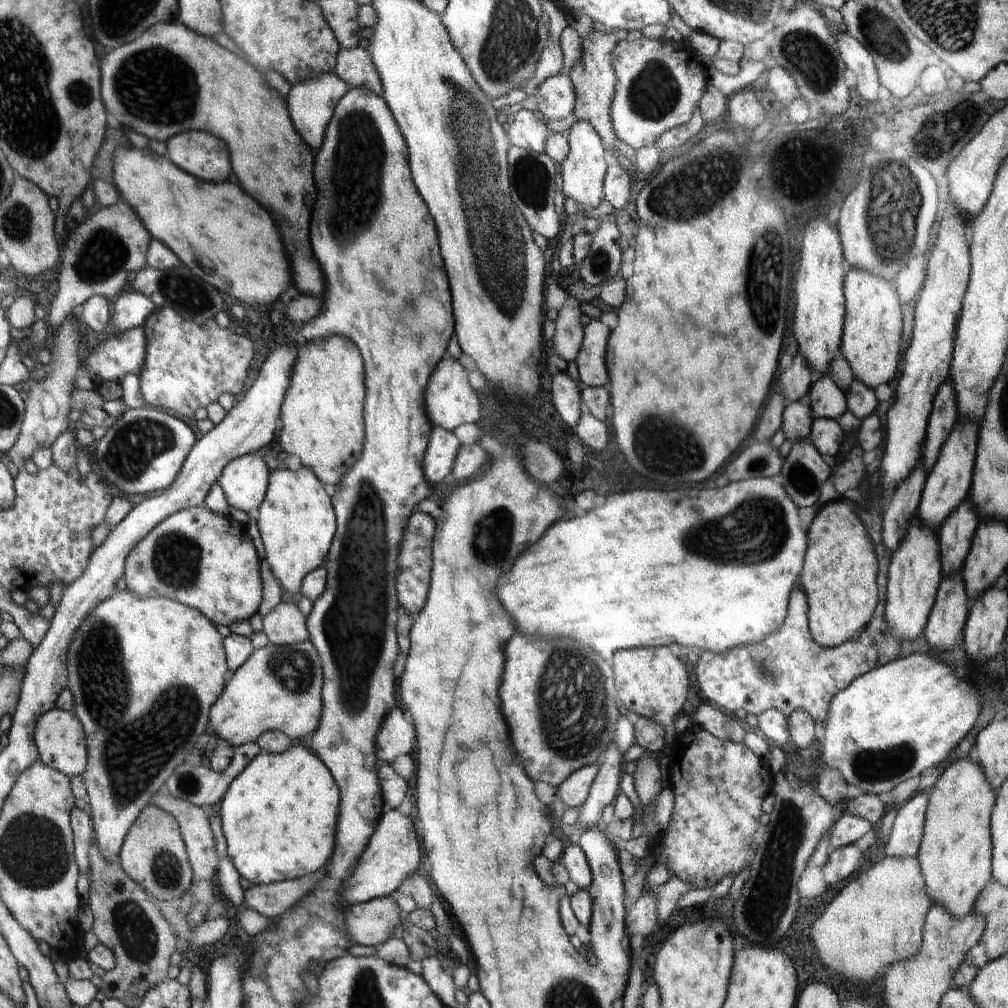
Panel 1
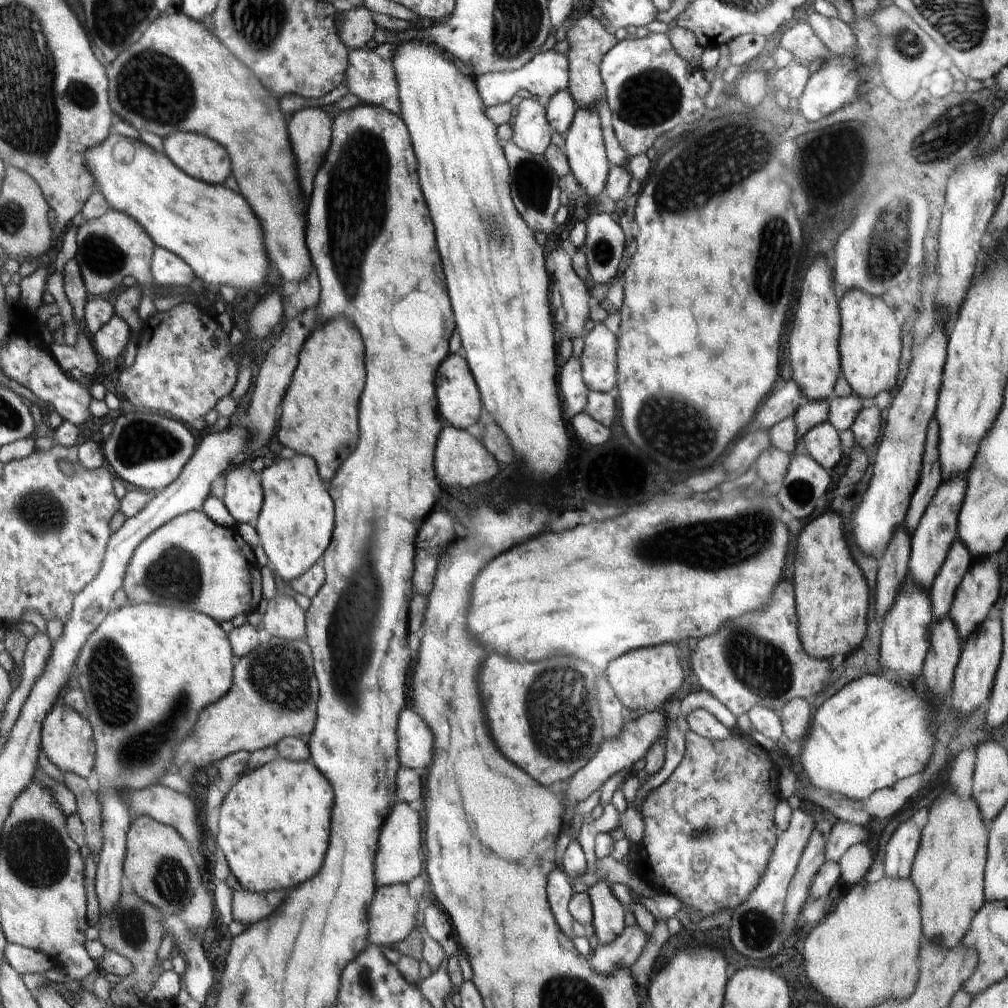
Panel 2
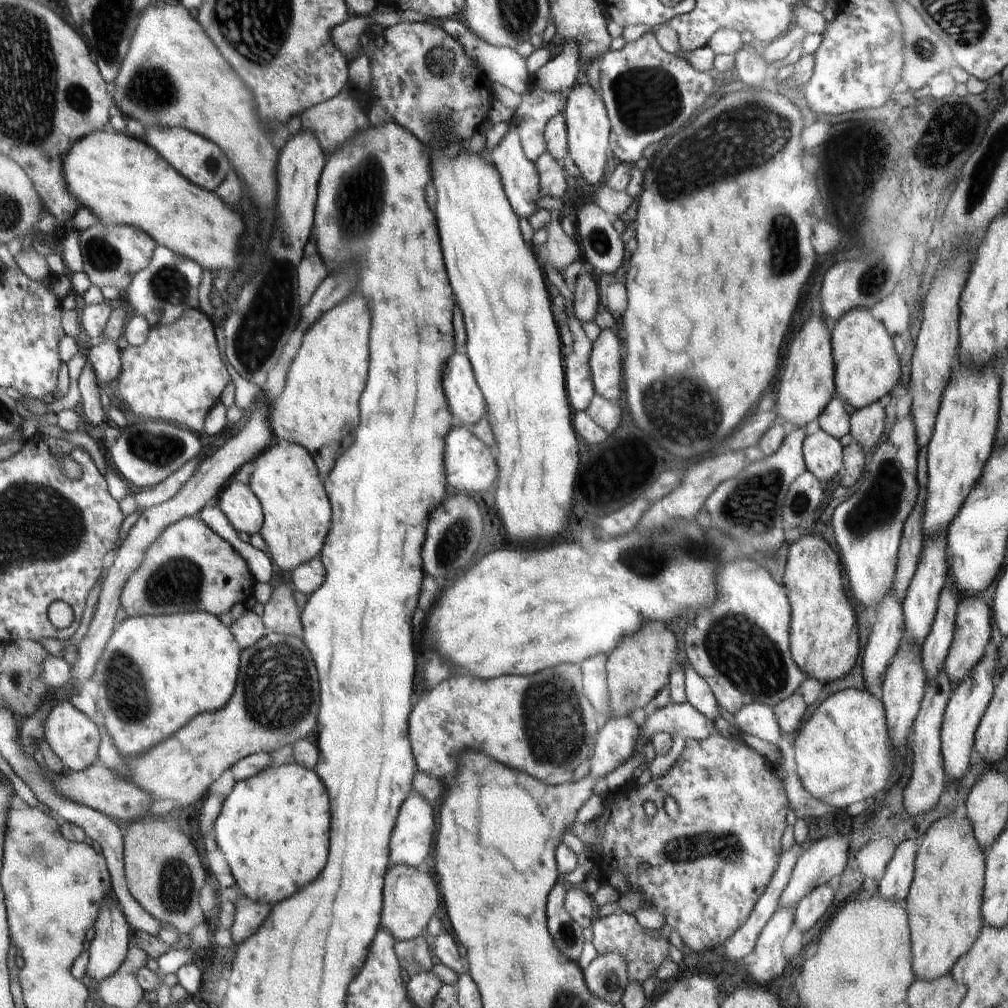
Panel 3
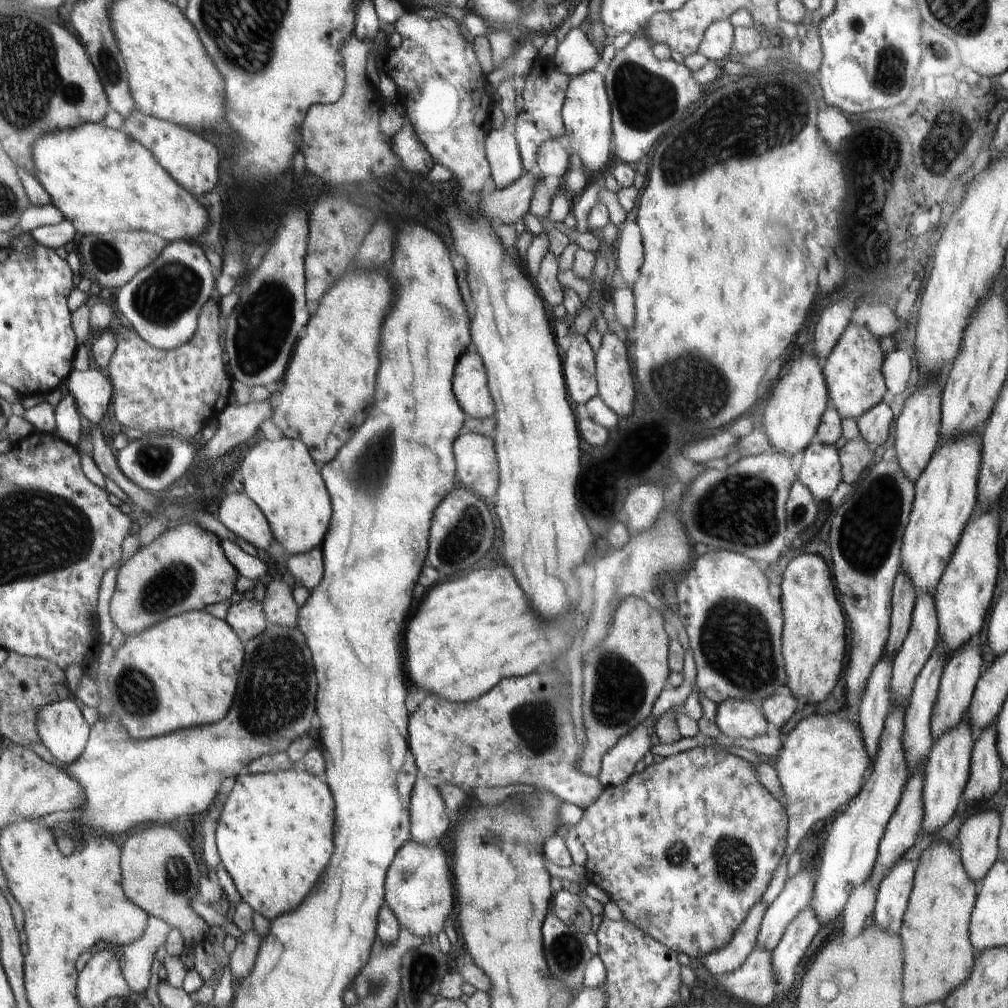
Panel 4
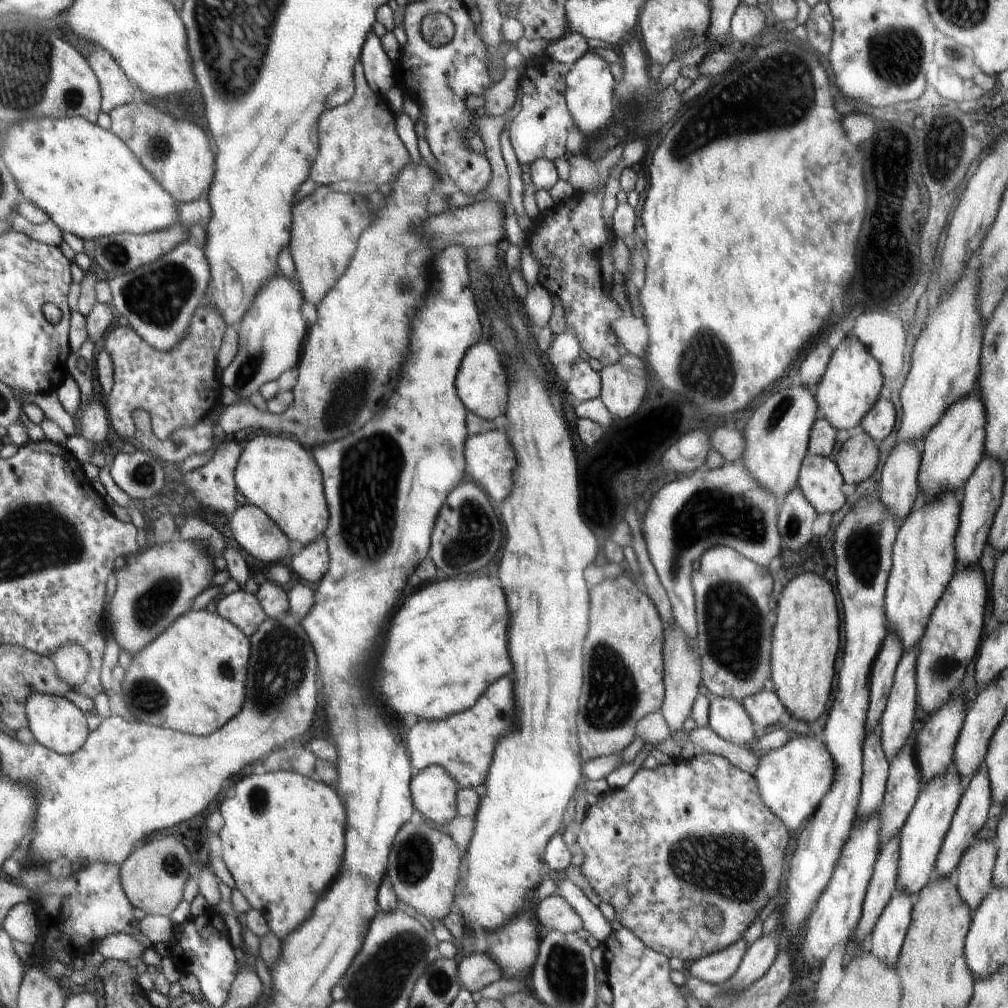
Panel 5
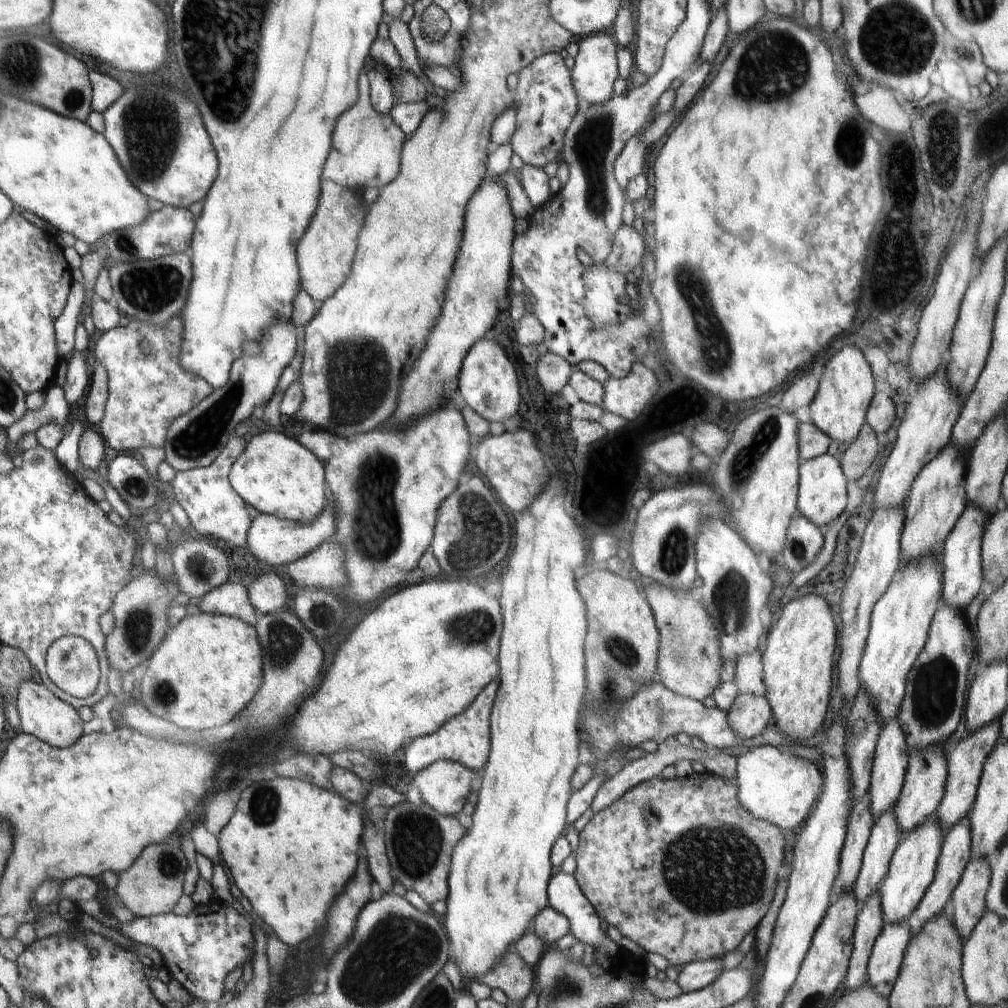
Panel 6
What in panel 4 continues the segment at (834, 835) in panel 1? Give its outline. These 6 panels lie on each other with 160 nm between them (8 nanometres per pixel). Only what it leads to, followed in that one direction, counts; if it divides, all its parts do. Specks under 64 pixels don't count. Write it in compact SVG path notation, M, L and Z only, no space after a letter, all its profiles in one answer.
M808 866L801 868L791 880L786 880L780 895L764 913L757 938L758 947L769 951L776 948L789 922L809 906L817 878L816 868Z

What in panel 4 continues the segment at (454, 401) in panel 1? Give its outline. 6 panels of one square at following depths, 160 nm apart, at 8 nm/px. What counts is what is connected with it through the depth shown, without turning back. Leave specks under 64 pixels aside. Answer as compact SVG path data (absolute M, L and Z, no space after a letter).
M472 350L464 354L464 362L460 362L460 374L456 374L456 398L460 398L460 406L466 415L474 418L494 416L494 398L490 396L488 378L482 358Z

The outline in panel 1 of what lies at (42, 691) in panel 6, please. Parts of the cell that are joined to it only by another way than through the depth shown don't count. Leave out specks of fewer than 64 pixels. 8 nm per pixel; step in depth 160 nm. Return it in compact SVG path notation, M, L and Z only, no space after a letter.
M55 707L44 713L37 722L35 730L36 744L40 760L53 769L71 776L83 776L87 770L89 752L87 750L86 730L80 718L73 711Z

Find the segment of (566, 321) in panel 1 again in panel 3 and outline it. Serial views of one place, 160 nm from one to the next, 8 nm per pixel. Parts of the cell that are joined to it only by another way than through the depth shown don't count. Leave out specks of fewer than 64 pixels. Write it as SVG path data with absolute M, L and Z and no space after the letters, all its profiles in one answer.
M550 219L545 229L549 250L548 262L561 273L569 264L582 257L581 247L576 238L568 237L564 233L560 221Z

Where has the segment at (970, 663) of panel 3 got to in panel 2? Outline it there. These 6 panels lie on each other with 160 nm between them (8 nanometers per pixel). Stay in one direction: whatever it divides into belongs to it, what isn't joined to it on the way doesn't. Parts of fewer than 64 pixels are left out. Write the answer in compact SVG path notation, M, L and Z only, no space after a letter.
M984 558L982 562L974 561L956 589L949 618L954 623L962 643L965 643L995 611L994 604L1000 598L1000 570L998 570L998 562L995 559Z

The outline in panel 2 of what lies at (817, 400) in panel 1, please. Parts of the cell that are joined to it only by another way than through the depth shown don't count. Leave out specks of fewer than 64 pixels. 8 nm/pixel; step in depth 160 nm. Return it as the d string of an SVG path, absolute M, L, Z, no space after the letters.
M804 395L801 396L800 404L793 416L797 426L797 438L800 439L795 452L802 453L804 451L801 444L803 436L814 429L816 425L822 424L827 420L828 407L828 400L808 401Z

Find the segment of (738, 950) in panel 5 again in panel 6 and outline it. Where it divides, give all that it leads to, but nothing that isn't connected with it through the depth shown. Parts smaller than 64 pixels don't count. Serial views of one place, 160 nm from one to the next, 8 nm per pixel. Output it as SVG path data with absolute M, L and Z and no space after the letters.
M721 960L692 961L684 965L677 979L681 991L683 993L696 992L711 985L722 972Z

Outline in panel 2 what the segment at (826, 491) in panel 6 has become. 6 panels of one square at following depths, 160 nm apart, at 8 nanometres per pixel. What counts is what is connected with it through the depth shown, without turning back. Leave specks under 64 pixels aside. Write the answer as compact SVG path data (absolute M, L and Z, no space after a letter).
M827 420L806 433L801 444L804 452L827 472L831 472L832 468L838 464L838 460L842 458L838 431Z

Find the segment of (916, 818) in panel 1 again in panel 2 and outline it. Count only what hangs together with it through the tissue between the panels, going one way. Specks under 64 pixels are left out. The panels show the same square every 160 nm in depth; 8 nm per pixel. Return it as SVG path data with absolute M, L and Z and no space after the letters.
M911 818L898 826L891 835L886 852L884 852L885 876L890 876L890 878L910 876L920 839L921 830Z

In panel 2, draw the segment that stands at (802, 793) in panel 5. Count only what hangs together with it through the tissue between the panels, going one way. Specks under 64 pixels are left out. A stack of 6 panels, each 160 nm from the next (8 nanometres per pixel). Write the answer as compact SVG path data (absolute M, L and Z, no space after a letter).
M881 673L856 676L816 710L800 755L804 773L812 786L823 788L828 794L865 801L874 792L892 788L899 780L918 774L926 767L935 742L937 726L932 723L935 712L930 702L918 698L914 686L906 691Z

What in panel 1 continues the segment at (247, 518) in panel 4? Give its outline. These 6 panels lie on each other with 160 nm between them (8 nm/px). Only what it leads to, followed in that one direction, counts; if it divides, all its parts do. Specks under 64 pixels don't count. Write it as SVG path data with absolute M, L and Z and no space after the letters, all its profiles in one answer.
M249 454L230 462L218 484L230 505L252 513L264 502L270 476L264 460L256 454Z

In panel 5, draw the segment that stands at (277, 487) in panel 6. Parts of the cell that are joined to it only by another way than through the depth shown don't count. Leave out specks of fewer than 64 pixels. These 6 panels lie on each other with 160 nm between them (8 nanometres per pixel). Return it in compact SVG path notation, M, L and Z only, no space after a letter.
M268 434L252 438L241 452L234 480L247 502L260 507L277 522L296 549L324 536L329 510L323 473L297 441Z

